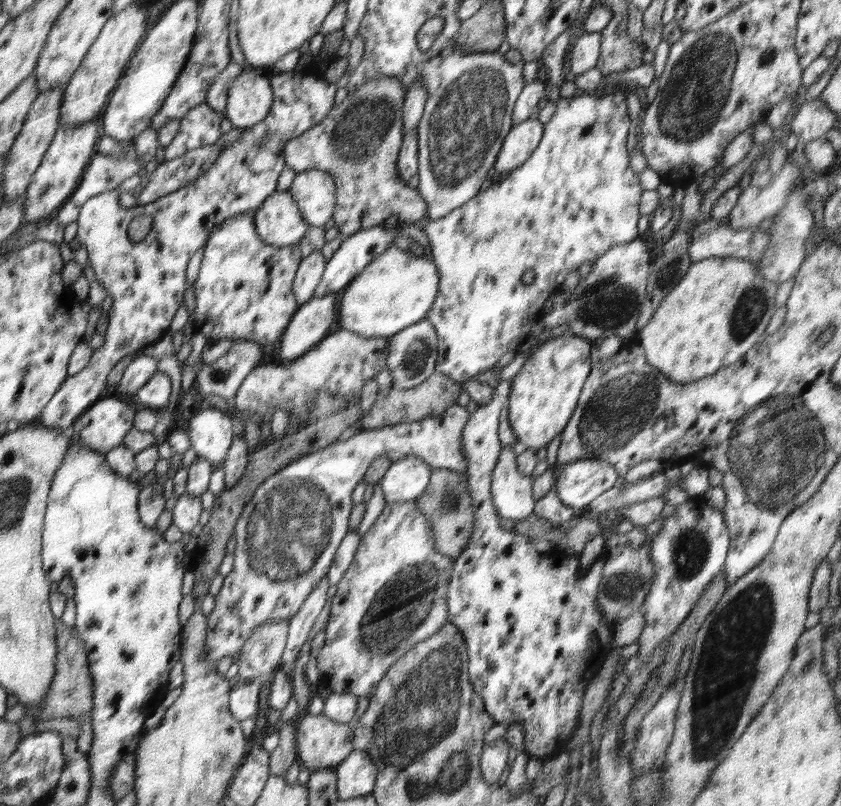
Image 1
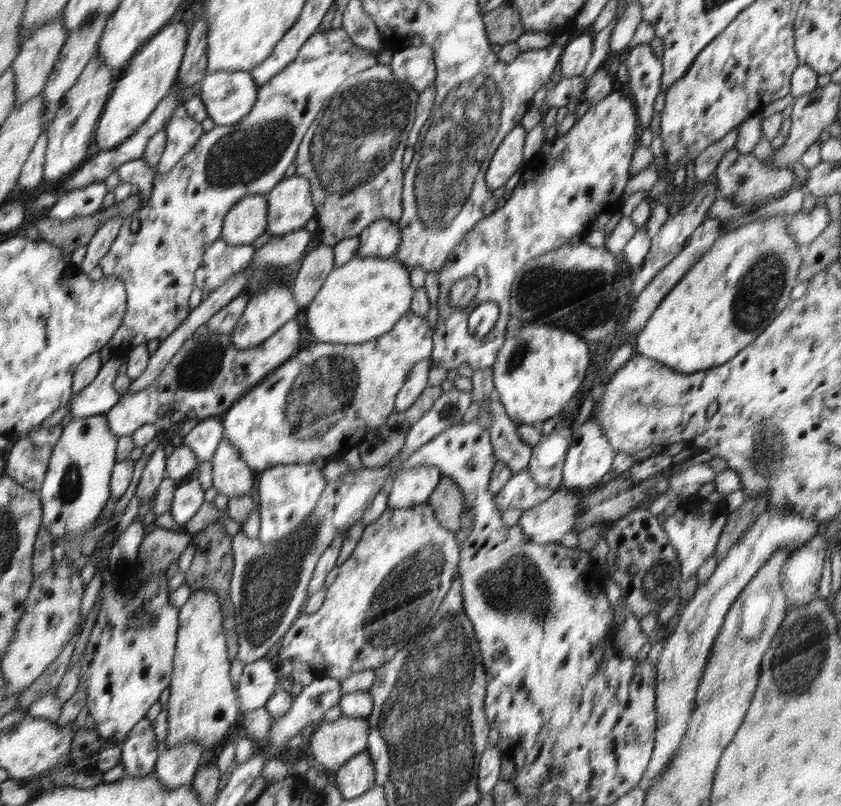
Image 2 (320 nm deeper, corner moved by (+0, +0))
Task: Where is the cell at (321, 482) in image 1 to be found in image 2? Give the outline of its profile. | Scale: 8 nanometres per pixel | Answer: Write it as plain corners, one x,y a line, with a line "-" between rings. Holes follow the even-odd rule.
313,463
284,464
269,467
262,472
258,481
258,498
260,498
259,517
261,520
258,540
264,544
268,542
282,542
288,540
296,531
300,530
306,520
312,516
328,483
322,469

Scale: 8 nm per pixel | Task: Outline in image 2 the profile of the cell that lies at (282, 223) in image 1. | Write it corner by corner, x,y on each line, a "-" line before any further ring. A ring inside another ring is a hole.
268,194
238,200
222,219
220,239
231,245
251,244
268,230
269,206

